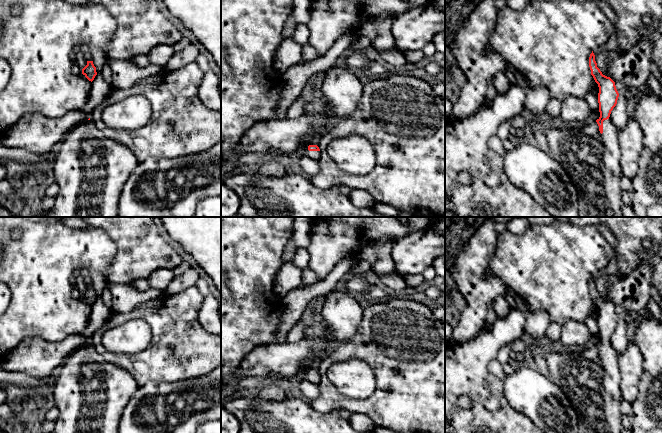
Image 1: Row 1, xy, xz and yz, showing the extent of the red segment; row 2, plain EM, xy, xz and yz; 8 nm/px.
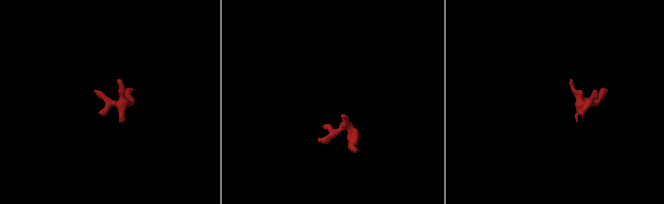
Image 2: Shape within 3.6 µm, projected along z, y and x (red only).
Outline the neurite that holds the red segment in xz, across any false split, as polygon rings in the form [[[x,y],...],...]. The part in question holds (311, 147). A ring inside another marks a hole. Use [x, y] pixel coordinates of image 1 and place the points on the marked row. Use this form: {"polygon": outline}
{"polygon": [[[332,66],[320,78],[321,92],[320,97],[327,104],[327,109],[321,114],[325,116],[325,129],[322,133],[315,133],[298,151],[297,156],[309,157],[313,160],[319,160],[321,156],[318,143],[320,139],[341,120],[351,116],[356,110],[358,101],[363,92],[363,83],[351,71],[351,68]]]}

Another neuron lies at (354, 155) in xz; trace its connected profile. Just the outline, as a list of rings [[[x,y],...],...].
[[[353,134],[334,139],[327,149],[331,159],[346,175],[363,176],[375,167],[374,148],[363,136]]]

